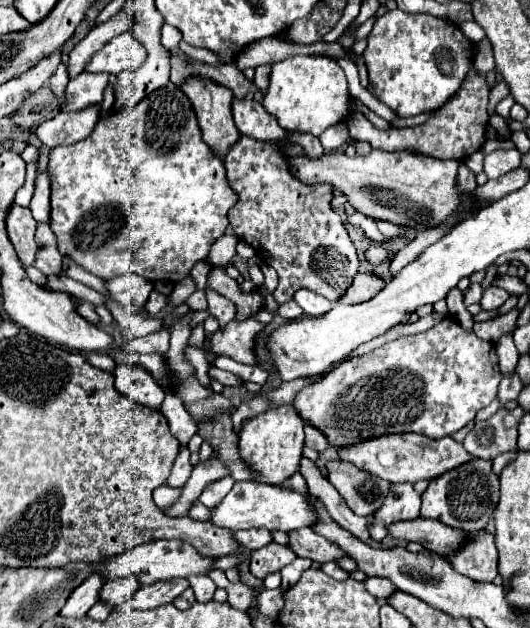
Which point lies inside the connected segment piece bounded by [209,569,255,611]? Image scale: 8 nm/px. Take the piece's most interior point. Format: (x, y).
(241, 596)

